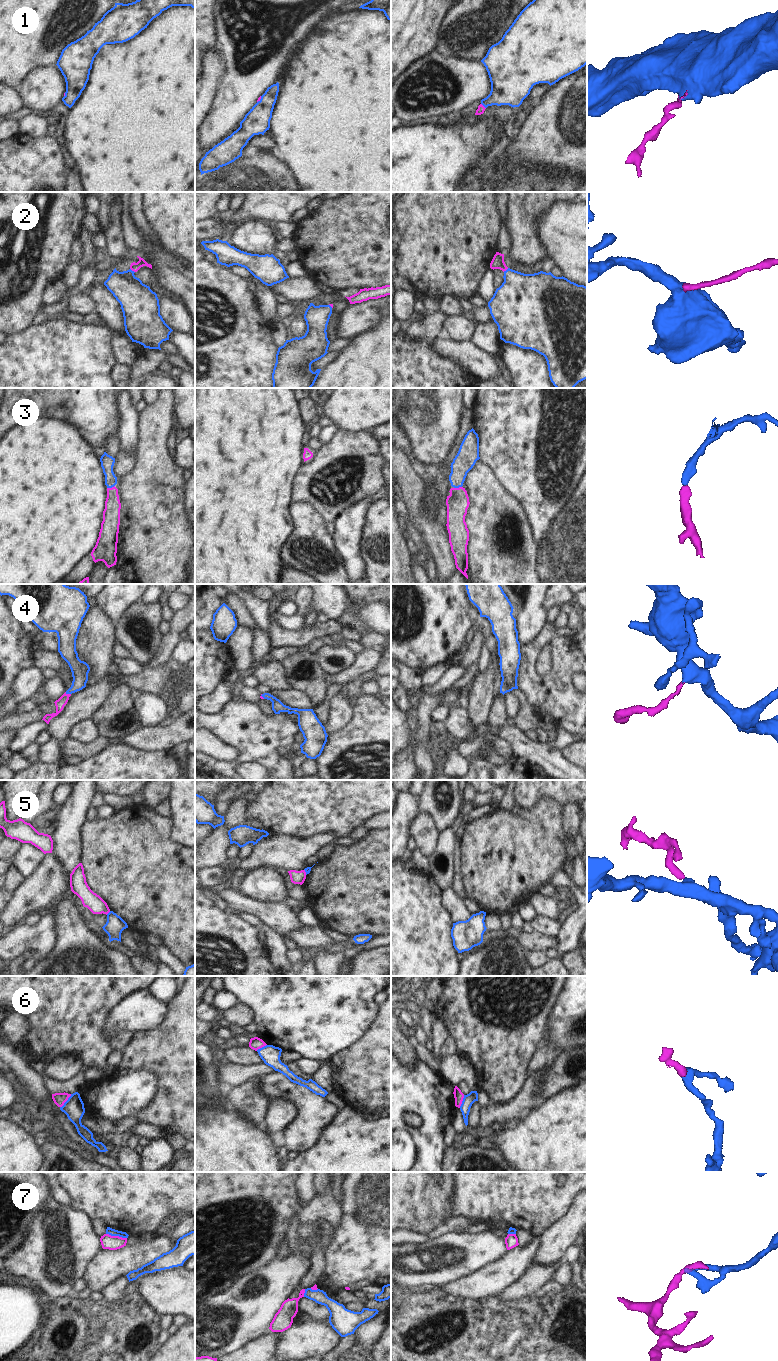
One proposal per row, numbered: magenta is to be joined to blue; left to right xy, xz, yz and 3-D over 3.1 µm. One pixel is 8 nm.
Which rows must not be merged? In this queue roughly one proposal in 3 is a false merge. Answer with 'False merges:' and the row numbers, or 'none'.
False merges: 5, 6, 7

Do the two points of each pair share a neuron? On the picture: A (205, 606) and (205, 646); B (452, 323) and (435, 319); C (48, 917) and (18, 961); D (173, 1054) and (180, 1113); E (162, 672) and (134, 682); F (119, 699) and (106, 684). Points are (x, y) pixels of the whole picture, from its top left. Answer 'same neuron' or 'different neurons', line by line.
A: different neurons
B: different neurons
C: different neurons
D: same neuron
E: same neuron
F: different neurons

